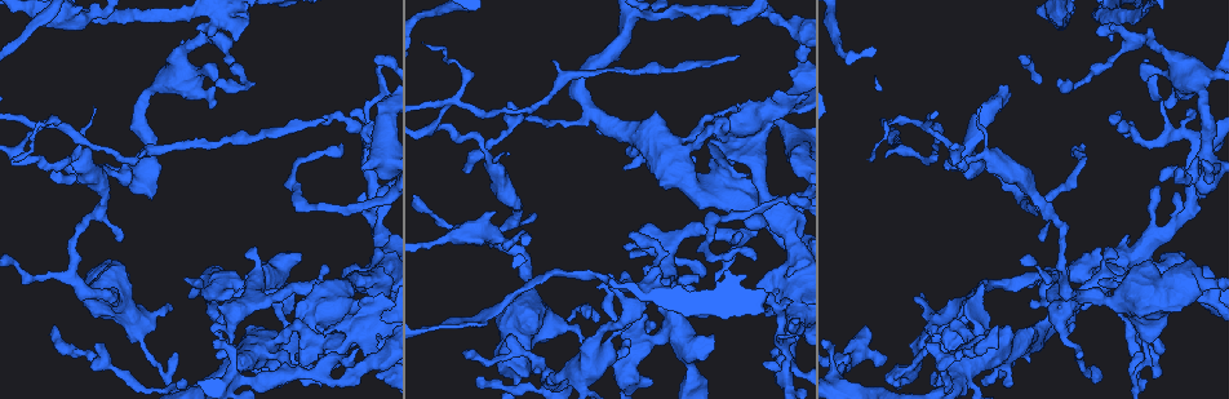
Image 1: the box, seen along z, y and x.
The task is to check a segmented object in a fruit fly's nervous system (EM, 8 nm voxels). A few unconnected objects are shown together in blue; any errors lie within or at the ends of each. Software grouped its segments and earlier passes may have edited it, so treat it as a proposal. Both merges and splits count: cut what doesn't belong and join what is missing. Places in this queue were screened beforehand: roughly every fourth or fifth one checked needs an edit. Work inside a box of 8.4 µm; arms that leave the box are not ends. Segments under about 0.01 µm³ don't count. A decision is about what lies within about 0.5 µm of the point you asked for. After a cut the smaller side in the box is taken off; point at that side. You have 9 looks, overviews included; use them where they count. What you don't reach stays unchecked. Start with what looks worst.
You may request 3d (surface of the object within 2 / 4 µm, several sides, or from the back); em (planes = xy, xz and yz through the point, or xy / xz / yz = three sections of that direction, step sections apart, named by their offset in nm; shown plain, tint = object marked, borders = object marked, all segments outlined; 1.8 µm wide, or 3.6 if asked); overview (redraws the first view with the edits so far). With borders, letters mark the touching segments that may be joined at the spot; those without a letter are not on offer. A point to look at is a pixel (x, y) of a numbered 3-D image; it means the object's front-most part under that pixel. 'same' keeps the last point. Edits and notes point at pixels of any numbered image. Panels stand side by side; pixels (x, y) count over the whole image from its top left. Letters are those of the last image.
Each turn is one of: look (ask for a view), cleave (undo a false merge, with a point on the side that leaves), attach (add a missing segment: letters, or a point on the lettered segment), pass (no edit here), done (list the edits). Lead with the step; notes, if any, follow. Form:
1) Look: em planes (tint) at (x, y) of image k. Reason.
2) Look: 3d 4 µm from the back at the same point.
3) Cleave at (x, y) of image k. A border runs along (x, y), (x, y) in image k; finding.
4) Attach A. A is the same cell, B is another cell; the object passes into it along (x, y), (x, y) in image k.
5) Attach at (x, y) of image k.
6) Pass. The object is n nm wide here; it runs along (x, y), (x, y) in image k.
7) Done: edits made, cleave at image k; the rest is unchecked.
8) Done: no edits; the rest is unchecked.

Look: 3d 2 µm at (212, 22) of image 1. Thick turns thin.

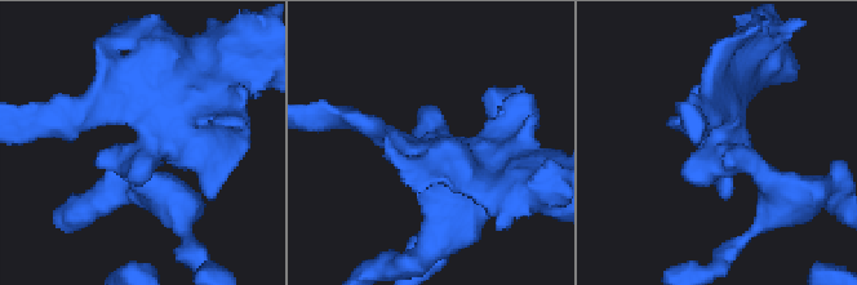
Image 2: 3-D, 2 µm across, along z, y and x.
Look: em planes (borders) at (147, 142) of image 2.

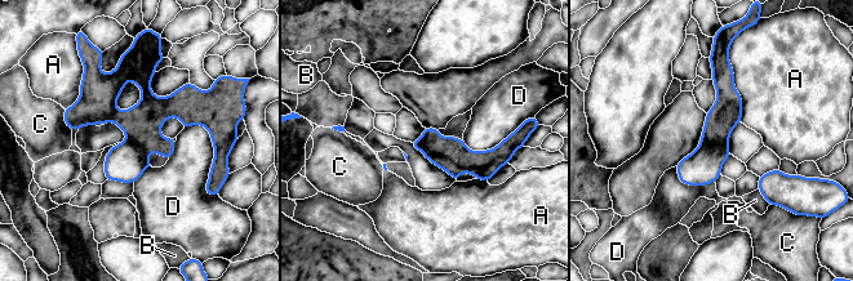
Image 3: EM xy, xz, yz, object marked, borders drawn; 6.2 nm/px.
Cleave at (141, 124) of image 3. The object is 200 nm wide here; A, B, C and D are other cells; a second cell is stuck on.

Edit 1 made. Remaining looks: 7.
Look: 3d 2 µm at (783, 371) of image 1. Arms part here.

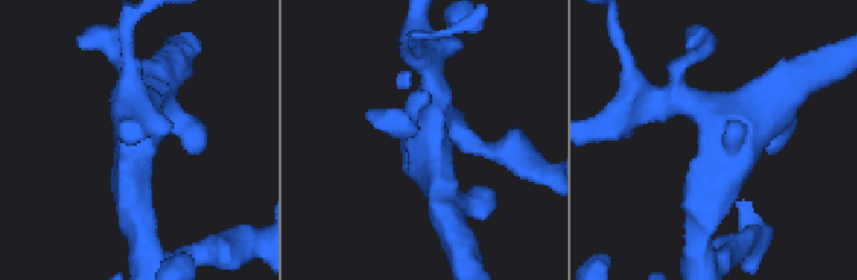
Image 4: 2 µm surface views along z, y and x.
Look: em planes (borders) at (718, 146) of image 4. Now the EM.

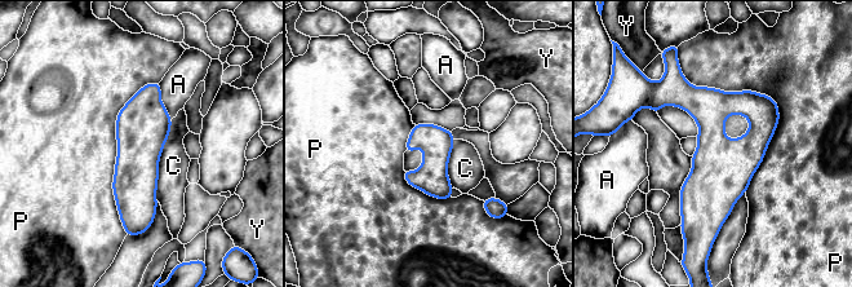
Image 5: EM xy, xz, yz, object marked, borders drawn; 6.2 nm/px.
Pass. The object is 200 nm wide here; A, C, P and Y are other cells; a border runs along (172, 119), (159, 162), (156, 201) in image 5; continuous, no second cell.

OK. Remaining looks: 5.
Look: em 3.6 µm yz step 8 (borders) at (764, 115) of image 1. Four arms meet.

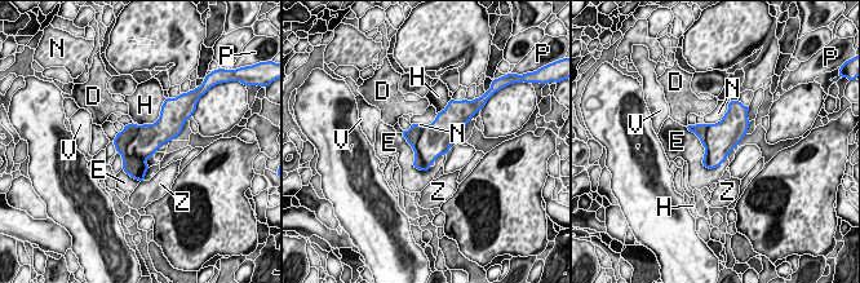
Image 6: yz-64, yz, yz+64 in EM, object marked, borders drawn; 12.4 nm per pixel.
Pass. D, E, H, N, P, V and Z are other cells; a border runs along (685, 127), (703, 164), (718, 167) in image 6; all the same cell.

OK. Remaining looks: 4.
Look: em 3.6 µm planes (tint) at (166, 73) of image 1. Calibre changes.

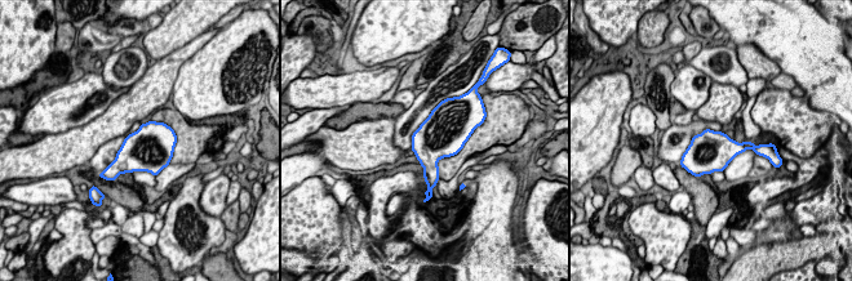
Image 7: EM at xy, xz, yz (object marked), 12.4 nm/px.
Look: em 3.6 µm planes (borders) at the same point.

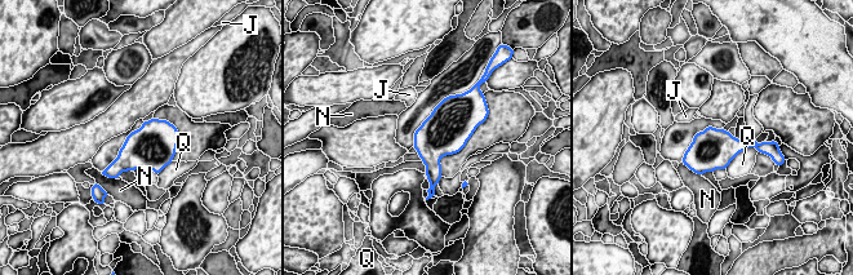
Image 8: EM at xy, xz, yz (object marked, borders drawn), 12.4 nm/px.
Pass. J, N and Q are other cells; a border runs along (759, 151), (749, 146), (725, 168) in image 8; continuous, no second cell.

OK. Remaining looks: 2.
Done: edits made, cleave at image 3; the rest is unchecked.

